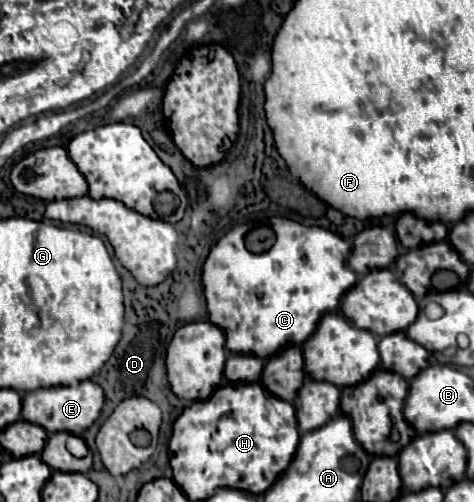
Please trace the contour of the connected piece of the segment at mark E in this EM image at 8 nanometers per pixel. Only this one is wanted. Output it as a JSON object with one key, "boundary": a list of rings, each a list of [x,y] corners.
{"boundary":[[[86,380],[80,384],[80,388],[52,386],[52,388],[42,388],[42,390],[34,390],[30,394],[24,394],[22,418],[42,426],[48,434],[70,432],[70,434],[80,436],[100,416],[102,406],[104,406],[102,388],[98,384],[94,384],[92,380]]]}

